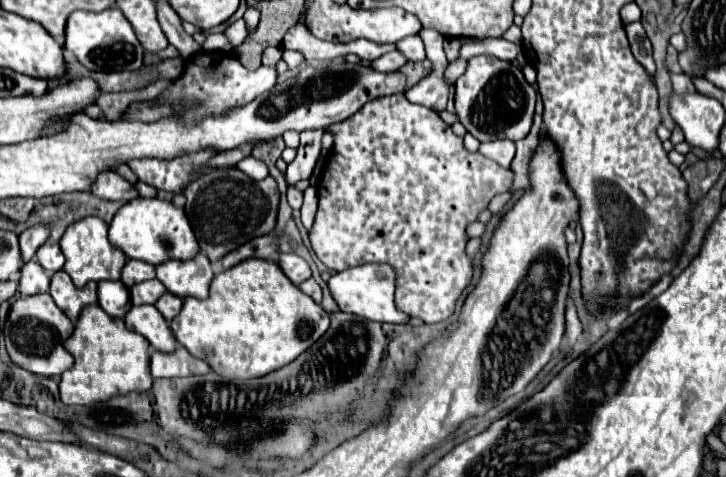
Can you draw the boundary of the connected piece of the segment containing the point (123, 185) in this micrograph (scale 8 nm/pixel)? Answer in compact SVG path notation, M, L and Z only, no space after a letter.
M102 171L96 181L90 187L90 193L94 193L100 199L108 199L108 201L122 201L128 203L132 199L138 197L134 185L130 185L124 177L116 175L114 171Z

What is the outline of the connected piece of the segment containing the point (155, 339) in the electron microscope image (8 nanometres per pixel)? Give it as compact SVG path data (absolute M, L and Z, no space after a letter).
M134 305L124 317L124 321L130 331L144 335L154 349L162 353L172 353L176 349L176 339L170 327L166 325L166 319L154 305L140 305L140 307Z

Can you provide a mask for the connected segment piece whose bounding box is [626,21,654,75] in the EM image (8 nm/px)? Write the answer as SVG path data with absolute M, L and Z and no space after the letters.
M640 21L626 25L626 35L632 47L632 53L636 57L636 61L640 61L640 65L644 65L644 69L654 75L654 59L652 59L652 45L650 39L644 33L644 27Z

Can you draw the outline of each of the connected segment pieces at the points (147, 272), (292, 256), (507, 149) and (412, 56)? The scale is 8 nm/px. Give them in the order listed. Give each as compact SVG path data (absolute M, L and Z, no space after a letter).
M128 259L128 263L122 269L122 283L126 287L132 287L134 283L140 283L140 281L146 281L146 279L152 279L152 277L156 277L154 265L146 263L146 261Z
M280 253L280 261L278 261L278 265L282 267L282 271L284 271L284 275L294 283L294 285L300 285L302 281L306 281L312 273L310 273L310 265L302 259L302 257L298 257L296 253Z
M492 141L492 143L480 143L480 149L478 149L484 157L488 159L494 159L496 163L500 163L502 167L508 167L514 159L514 143L512 141Z
M418 35L406 37L400 43L396 43L396 49L408 59L408 61L424 61L424 43Z

